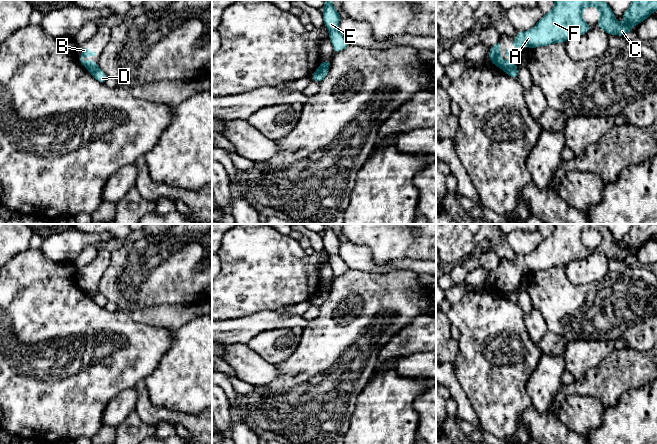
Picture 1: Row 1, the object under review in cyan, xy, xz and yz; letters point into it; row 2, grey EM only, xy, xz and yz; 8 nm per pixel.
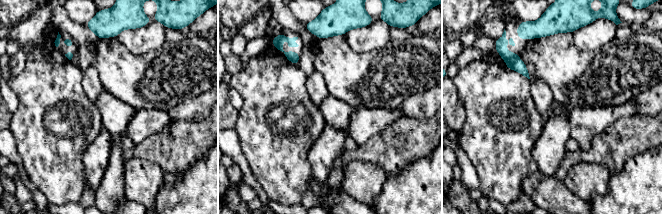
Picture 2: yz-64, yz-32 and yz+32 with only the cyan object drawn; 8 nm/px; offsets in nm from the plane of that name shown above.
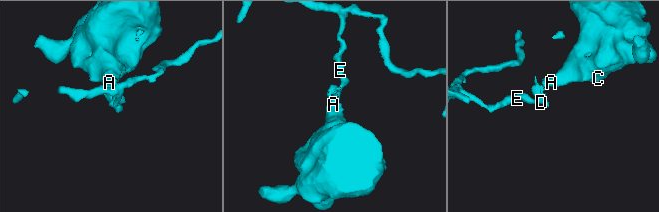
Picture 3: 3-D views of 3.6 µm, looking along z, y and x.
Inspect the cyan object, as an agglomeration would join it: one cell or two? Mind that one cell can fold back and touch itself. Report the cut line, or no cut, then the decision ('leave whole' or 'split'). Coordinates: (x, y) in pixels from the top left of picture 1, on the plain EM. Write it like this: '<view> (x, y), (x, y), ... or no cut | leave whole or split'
yz (516, 291), (507, 296) | split

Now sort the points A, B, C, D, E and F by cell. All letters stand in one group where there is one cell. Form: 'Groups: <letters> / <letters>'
Groups: A B C F / D E

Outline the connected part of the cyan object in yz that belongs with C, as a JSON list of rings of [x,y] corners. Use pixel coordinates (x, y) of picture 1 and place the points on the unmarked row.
[[[555,224],[553,233],[543,239],[532,253],[525,256],[517,255],[517,262],[511,265],[513,272],[519,273],[522,268],[531,273],[554,267],[565,267],[572,261],[584,259],[592,251],[582,242],[582,236],[588,230],[595,230],[600,237],[599,244],[595,248],[597,251],[603,253],[609,260],[624,261],[627,257],[632,256],[634,249],[642,247],[657,234],[657,224],[632,224],[629,232],[622,238],[625,244],[623,249],[615,243],[612,232],[604,224]]]

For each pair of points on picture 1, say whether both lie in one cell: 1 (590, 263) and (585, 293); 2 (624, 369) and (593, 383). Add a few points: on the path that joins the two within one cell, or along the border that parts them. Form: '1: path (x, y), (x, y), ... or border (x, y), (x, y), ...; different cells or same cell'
1: border (608, 272), (584, 284), (573, 284), (565, 275); different cells
2: path (616, 374), (608, 381), (601, 381); same cell

